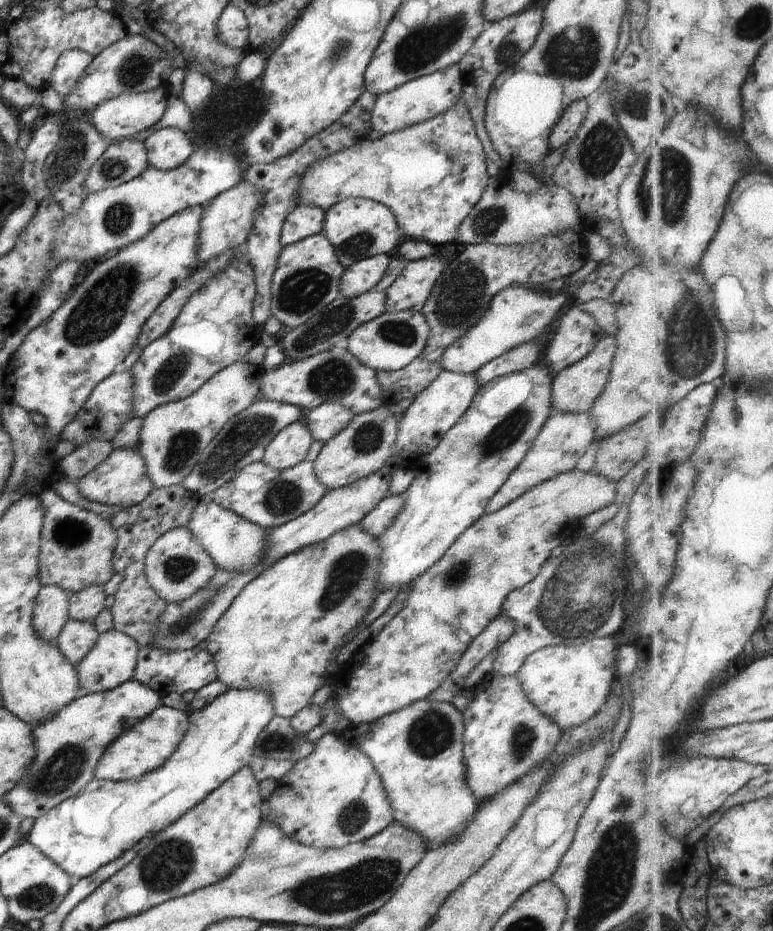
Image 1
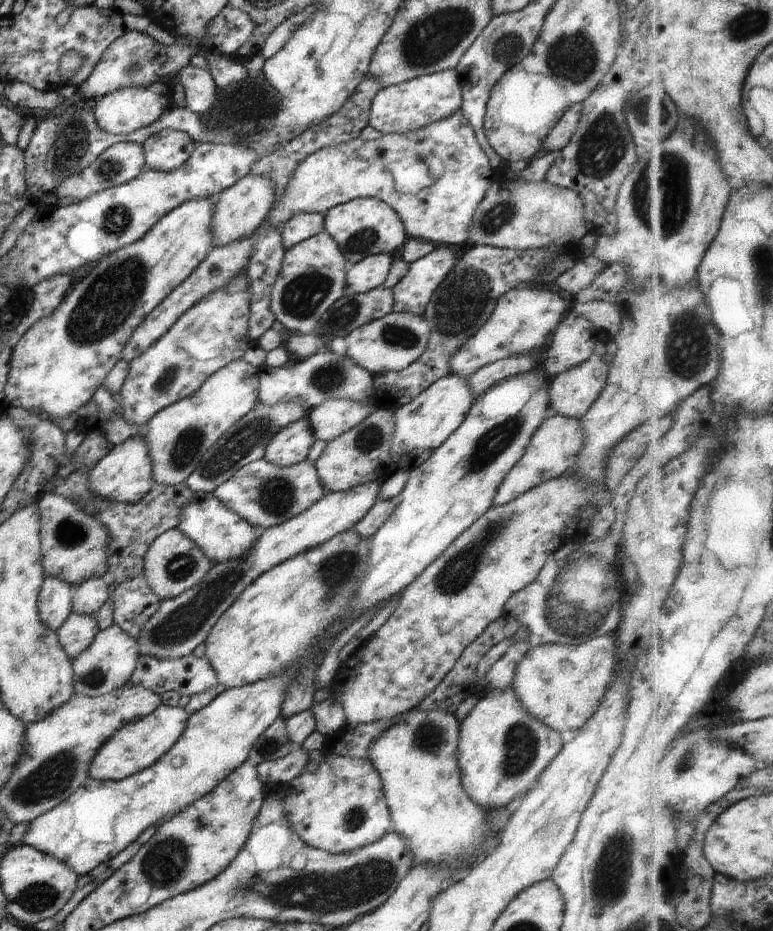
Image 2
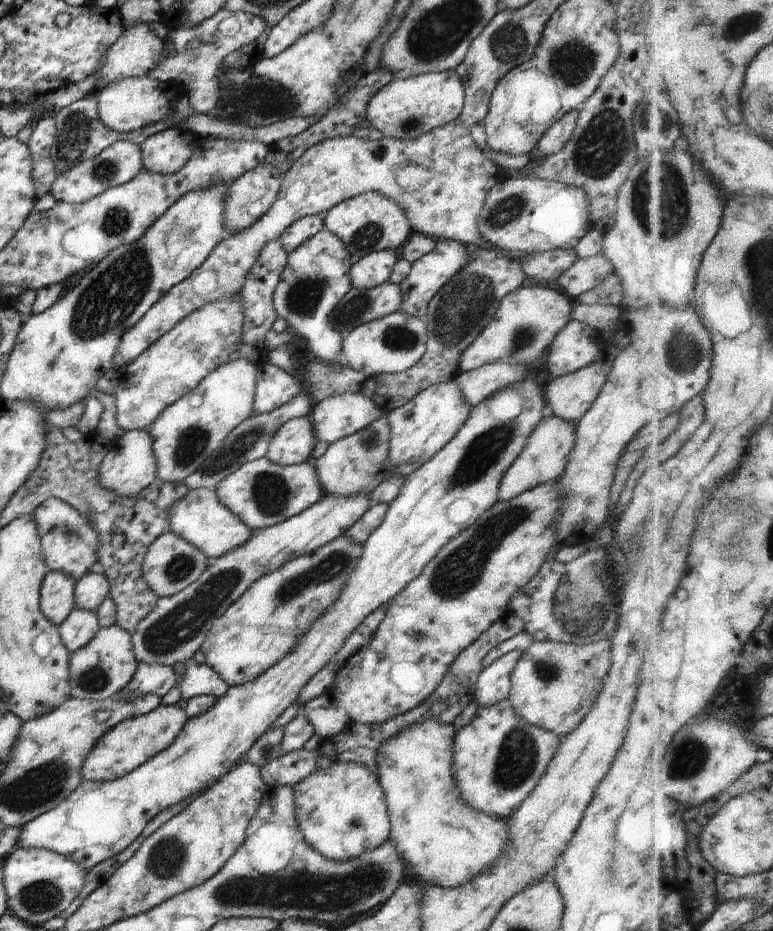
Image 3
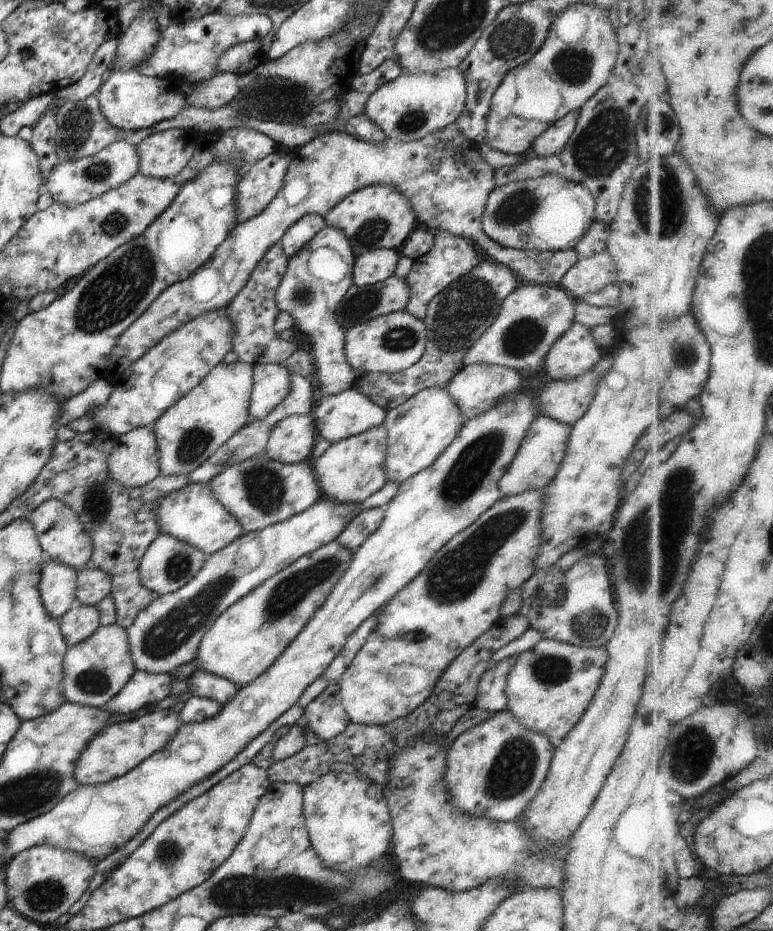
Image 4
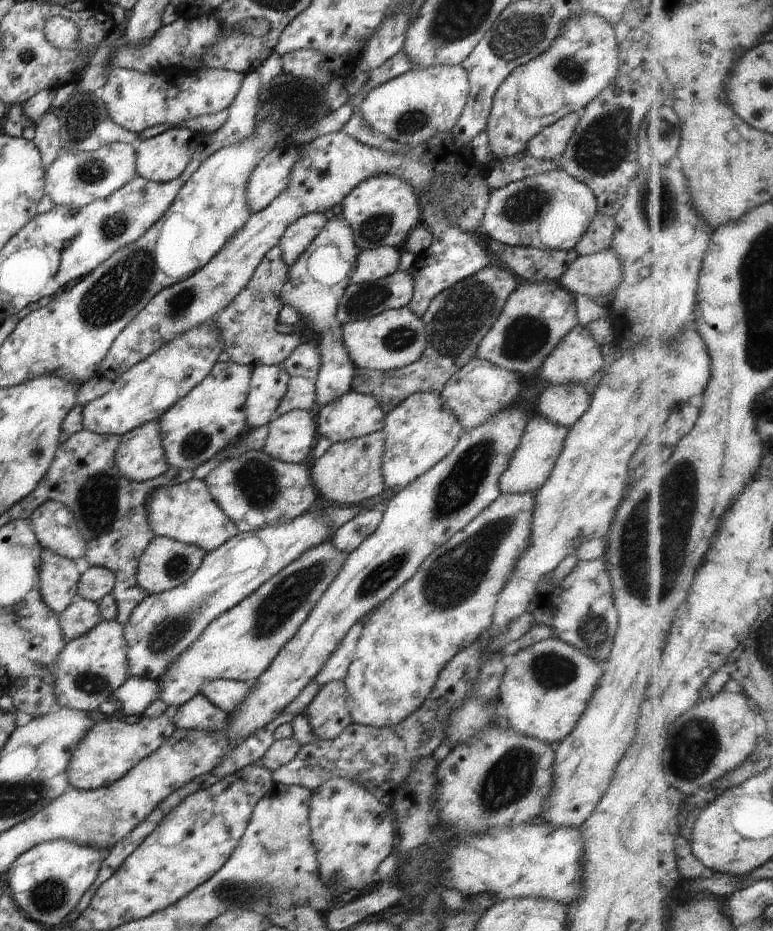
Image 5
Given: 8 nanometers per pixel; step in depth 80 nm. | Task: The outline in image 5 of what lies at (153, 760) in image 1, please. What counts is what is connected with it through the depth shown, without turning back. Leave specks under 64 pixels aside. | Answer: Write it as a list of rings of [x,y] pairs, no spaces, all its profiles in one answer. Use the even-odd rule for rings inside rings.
[[[162,713],[158,717],[141,716],[138,723],[128,724],[124,719],[118,720],[108,718],[107,720],[96,723],[77,744],[72,758],[68,765],[68,778],[72,788],[94,790],[103,786],[108,786],[122,778],[137,762],[158,750],[167,738],[170,738],[177,726],[171,719]]]

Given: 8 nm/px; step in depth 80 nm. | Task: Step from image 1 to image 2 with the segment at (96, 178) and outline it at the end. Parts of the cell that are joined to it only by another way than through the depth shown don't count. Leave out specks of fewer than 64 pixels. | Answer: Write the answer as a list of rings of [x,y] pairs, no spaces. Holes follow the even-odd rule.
[[[121,141],[110,146],[105,152],[102,152],[98,159],[95,159],[88,168],[82,172],[72,174],[64,182],[60,182],[55,187],[55,195],[59,198],[70,198],[77,203],[94,194],[98,194],[111,187],[121,186],[131,182],[136,176],[139,176],[145,170],[146,162],[142,145],[129,141]]]

